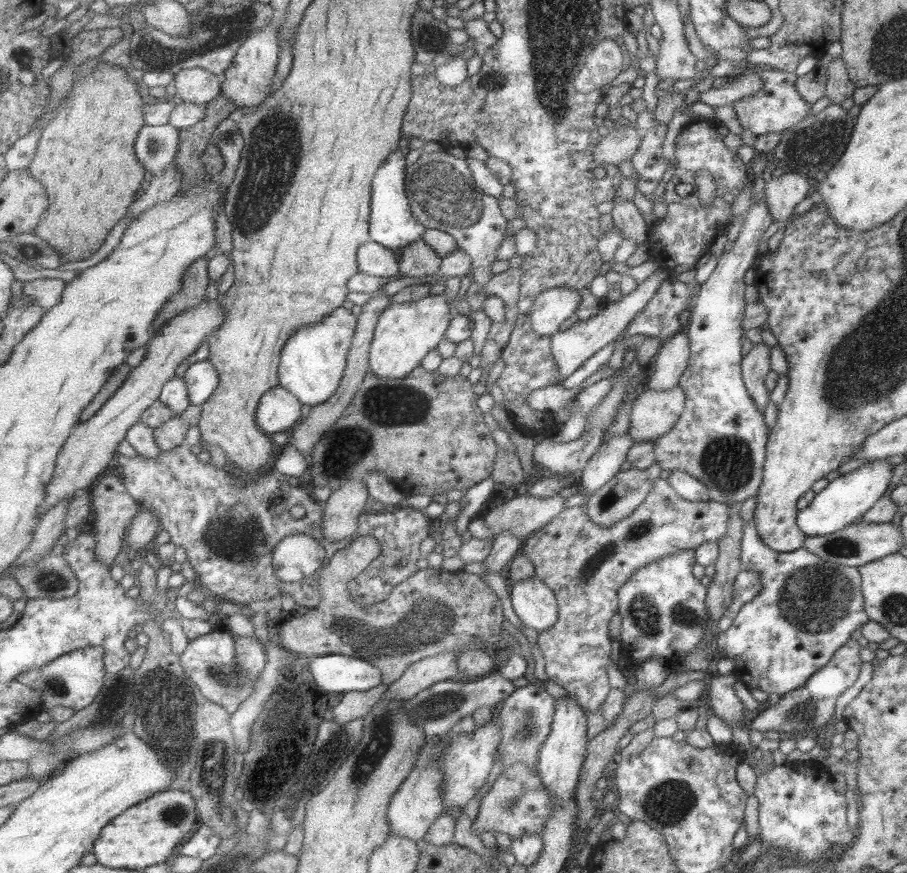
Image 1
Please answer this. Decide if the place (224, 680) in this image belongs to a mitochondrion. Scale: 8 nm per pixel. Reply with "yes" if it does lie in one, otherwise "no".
yes

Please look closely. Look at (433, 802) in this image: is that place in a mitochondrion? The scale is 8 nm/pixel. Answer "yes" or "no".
no

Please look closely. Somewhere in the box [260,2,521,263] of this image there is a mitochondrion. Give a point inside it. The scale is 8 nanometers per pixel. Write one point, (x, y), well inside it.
(445, 195)

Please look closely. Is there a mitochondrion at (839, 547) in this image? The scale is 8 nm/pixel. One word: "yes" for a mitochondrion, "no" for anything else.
yes

